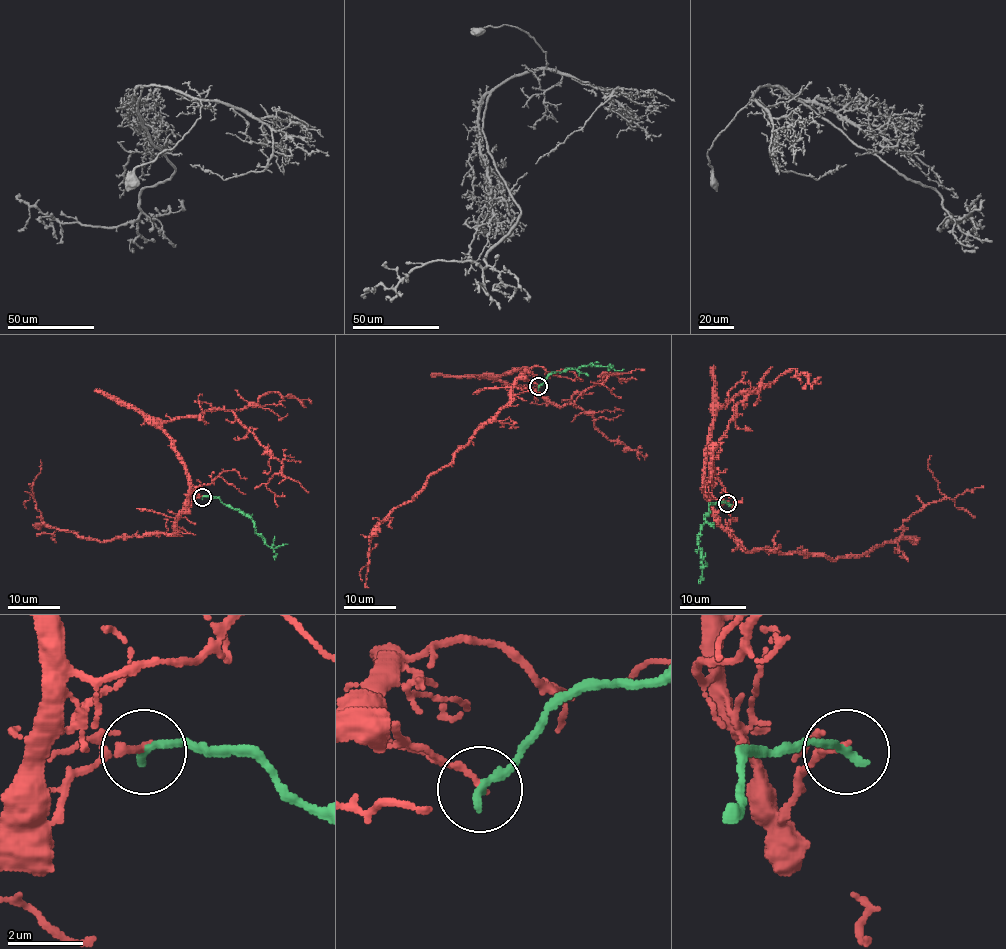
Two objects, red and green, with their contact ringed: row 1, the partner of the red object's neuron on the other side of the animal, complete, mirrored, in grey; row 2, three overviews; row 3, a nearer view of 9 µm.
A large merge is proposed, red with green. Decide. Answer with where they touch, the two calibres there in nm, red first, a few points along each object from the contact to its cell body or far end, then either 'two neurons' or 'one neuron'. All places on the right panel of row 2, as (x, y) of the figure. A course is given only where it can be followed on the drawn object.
(727, 503) | 170/280 nm | red via (727, 503), (717, 521), (749, 551), (861, 556), (891, 543), (903, 523), (943, 498), (928, 467), (931, 456) | green via (727, 503), (712, 503), (702, 524), (698, 536), (702, 568), (705, 563) | two neurons

